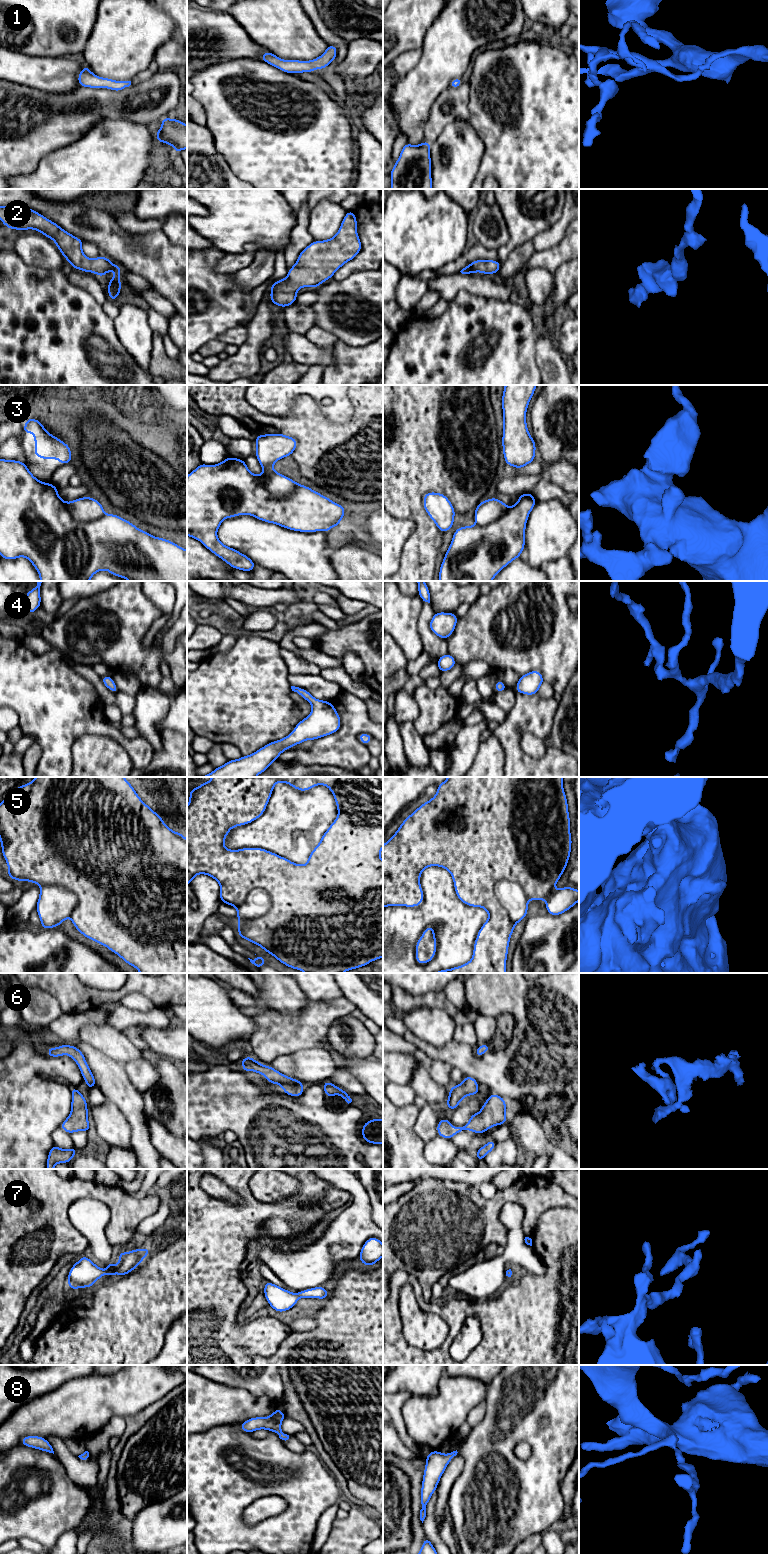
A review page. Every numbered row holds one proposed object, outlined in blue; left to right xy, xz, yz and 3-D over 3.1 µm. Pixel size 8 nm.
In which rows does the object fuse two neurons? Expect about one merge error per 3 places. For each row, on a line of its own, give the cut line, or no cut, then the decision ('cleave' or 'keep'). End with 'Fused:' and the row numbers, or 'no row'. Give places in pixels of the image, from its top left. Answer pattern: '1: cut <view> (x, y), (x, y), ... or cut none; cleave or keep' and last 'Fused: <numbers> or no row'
1: cut none; keep
2: cut none; keep
3: cut none; keep
4: cut none; keep
5: cut xz (264, 889), (270, 898), (270, 908), (260, 916), (239, 922); cleave
6: cut none; keep
7: cut none; keep
8: cut none; keep
Fused: 5

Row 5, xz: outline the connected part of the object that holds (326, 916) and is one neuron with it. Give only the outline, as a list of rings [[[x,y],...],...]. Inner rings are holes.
[[[211,777],[210,782],[203,782],[189,792],[190,802],[187,805],[187,885],[198,874],[206,874],[220,884],[220,899],[238,908],[252,890],[265,890],[271,898],[270,910],[261,917],[238,923],[237,935],[263,948],[284,965],[305,973],[343,973],[383,957],[383,861],[380,852],[383,848],[383,777]],[[284,782],[299,791],[311,790],[316,785],[325,785],[332,792],[338,816],[323,834],[319,844],[312,850],[308,862],[300,865],[291,862],[263,848],[226,849],[224,841],[229,831],[237,826],[250,824],[261,817],[267,807],[276,783]]]

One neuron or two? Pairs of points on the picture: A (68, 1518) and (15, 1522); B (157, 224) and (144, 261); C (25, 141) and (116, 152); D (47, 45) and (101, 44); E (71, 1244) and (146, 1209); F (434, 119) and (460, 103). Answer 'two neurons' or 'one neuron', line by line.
A: one neuron
B: two neurons
C: two neurons
D: two neurons
E: one neuron
F: one neuron

